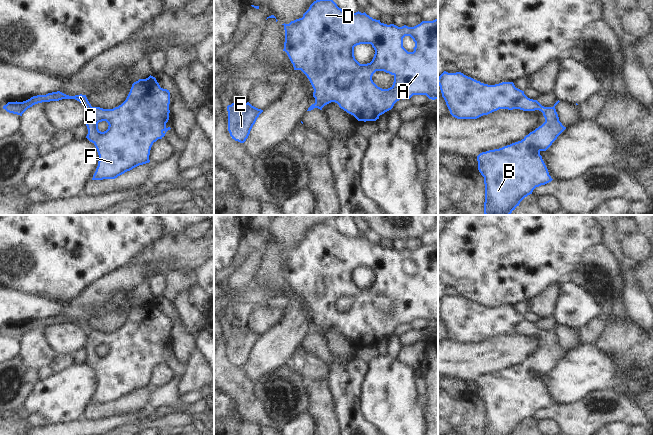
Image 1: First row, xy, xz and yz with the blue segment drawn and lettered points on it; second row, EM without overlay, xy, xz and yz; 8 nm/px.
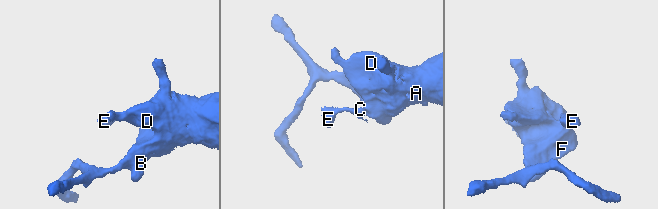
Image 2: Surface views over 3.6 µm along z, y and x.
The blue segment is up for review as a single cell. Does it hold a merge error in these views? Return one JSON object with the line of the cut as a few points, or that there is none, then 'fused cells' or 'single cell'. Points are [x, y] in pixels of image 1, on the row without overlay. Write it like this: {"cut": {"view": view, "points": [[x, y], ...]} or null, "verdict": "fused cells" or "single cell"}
{"cut": {"view": "xy", "points": [[91, 330], [88, 335]]}, "verdict": "fused cells"}

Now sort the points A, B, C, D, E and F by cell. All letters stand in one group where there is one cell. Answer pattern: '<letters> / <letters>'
A B D F / C E

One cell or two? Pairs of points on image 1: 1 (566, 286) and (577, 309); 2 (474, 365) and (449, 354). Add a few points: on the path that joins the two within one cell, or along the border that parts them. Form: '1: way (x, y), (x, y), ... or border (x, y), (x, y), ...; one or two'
1: way (569, 292), (574, 303); one
2: way (468, 362), (455, 360); one

